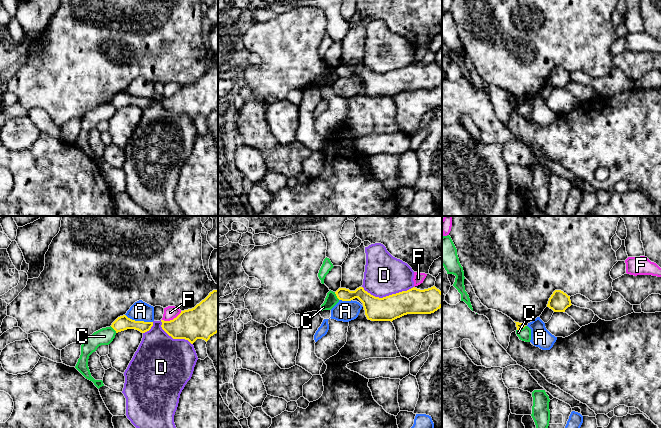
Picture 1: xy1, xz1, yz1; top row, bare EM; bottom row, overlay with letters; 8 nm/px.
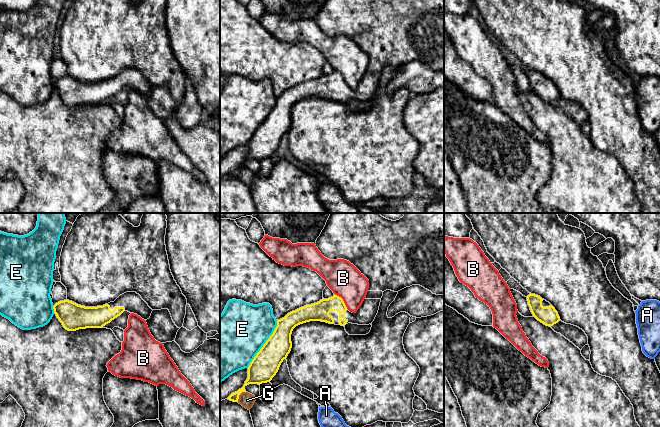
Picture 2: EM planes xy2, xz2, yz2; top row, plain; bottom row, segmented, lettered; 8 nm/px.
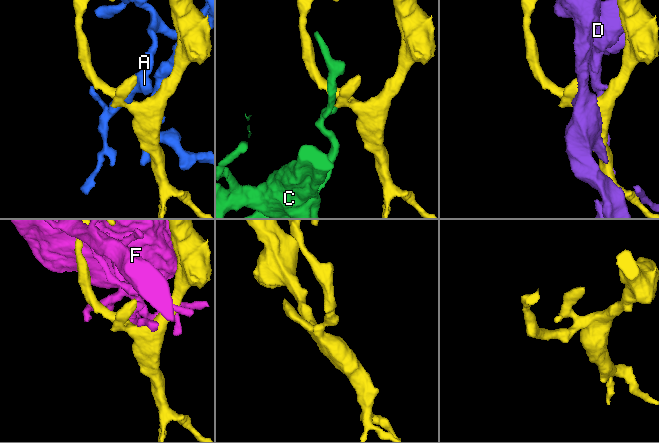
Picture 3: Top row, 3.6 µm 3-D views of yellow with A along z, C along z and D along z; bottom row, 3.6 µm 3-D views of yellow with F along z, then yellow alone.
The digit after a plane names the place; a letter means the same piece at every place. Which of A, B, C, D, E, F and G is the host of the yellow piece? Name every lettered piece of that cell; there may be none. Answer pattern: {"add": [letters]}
{"add": []}

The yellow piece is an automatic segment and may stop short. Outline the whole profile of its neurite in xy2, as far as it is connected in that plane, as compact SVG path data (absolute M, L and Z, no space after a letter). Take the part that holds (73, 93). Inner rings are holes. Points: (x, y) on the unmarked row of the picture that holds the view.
M126 68L114 78L103 82L85 83L64 76L56 79L53 85L63 103L68 107L102 104L124 87L137 90L142 95L147 96L153 87L136 68Z

